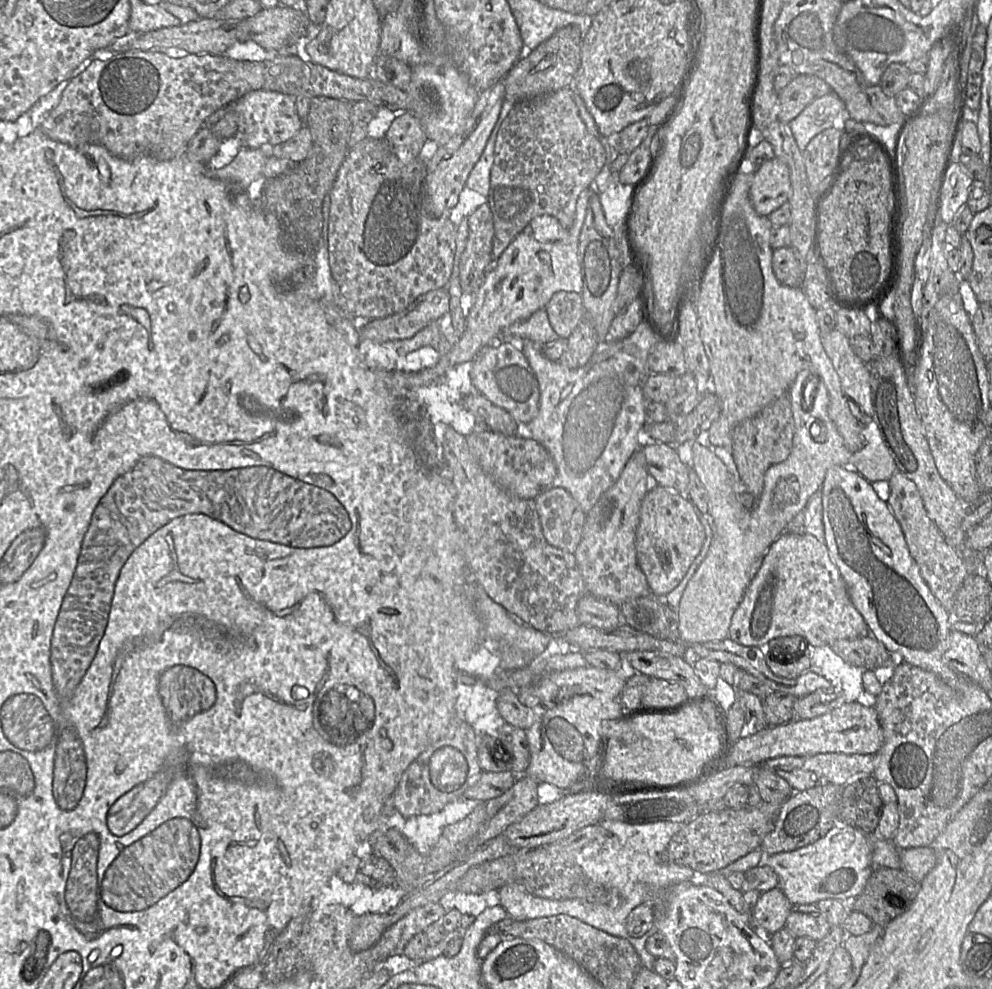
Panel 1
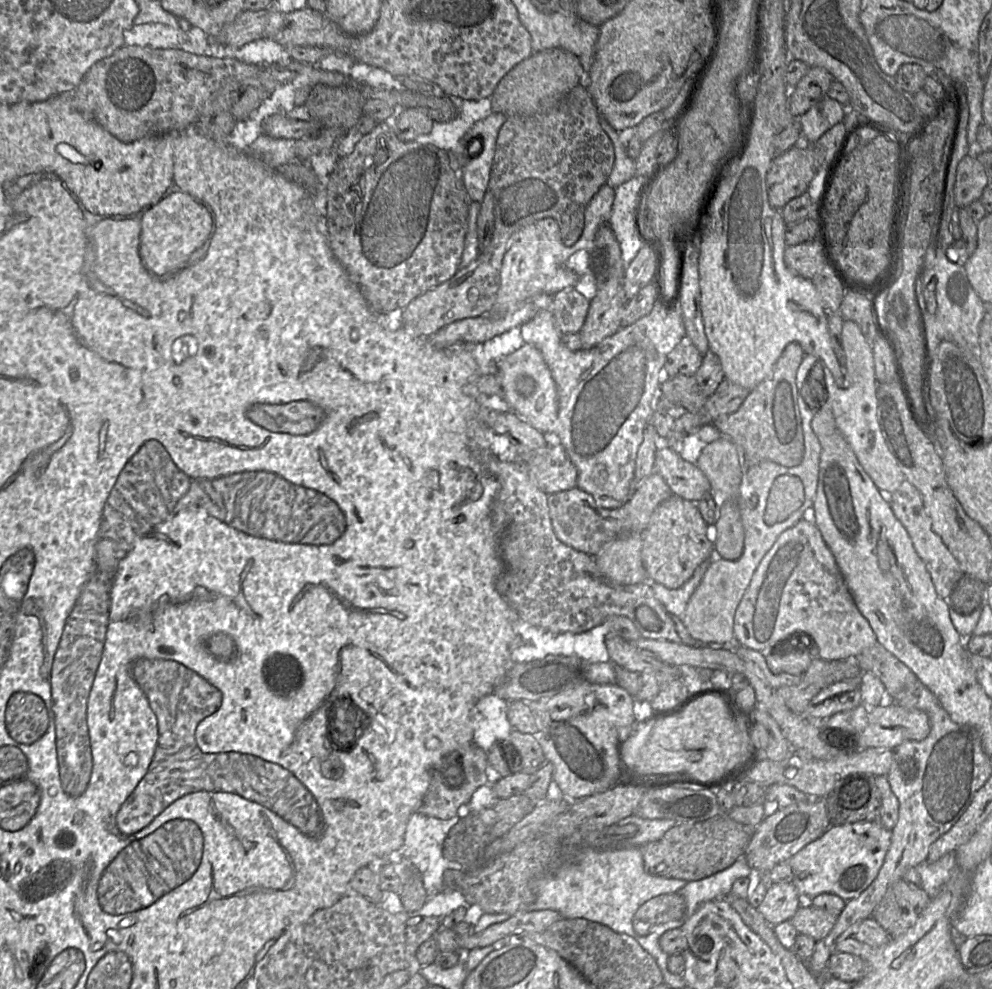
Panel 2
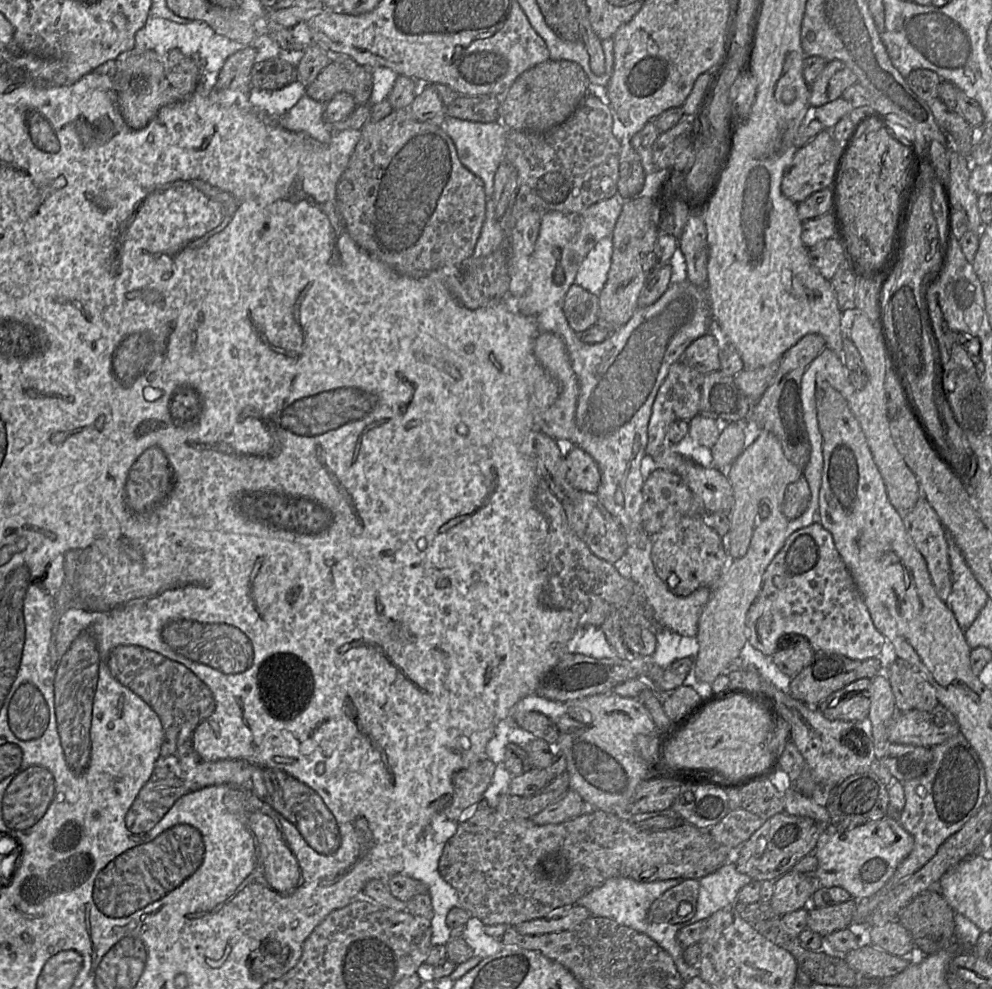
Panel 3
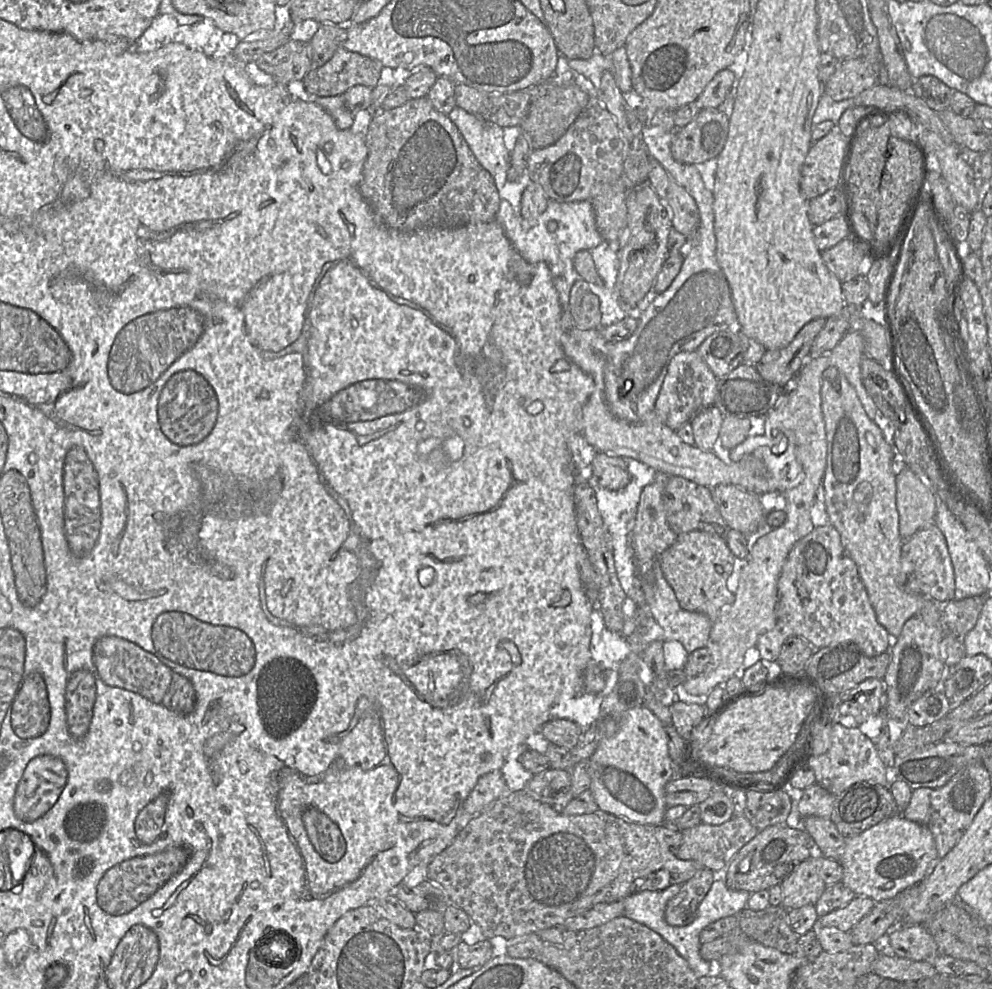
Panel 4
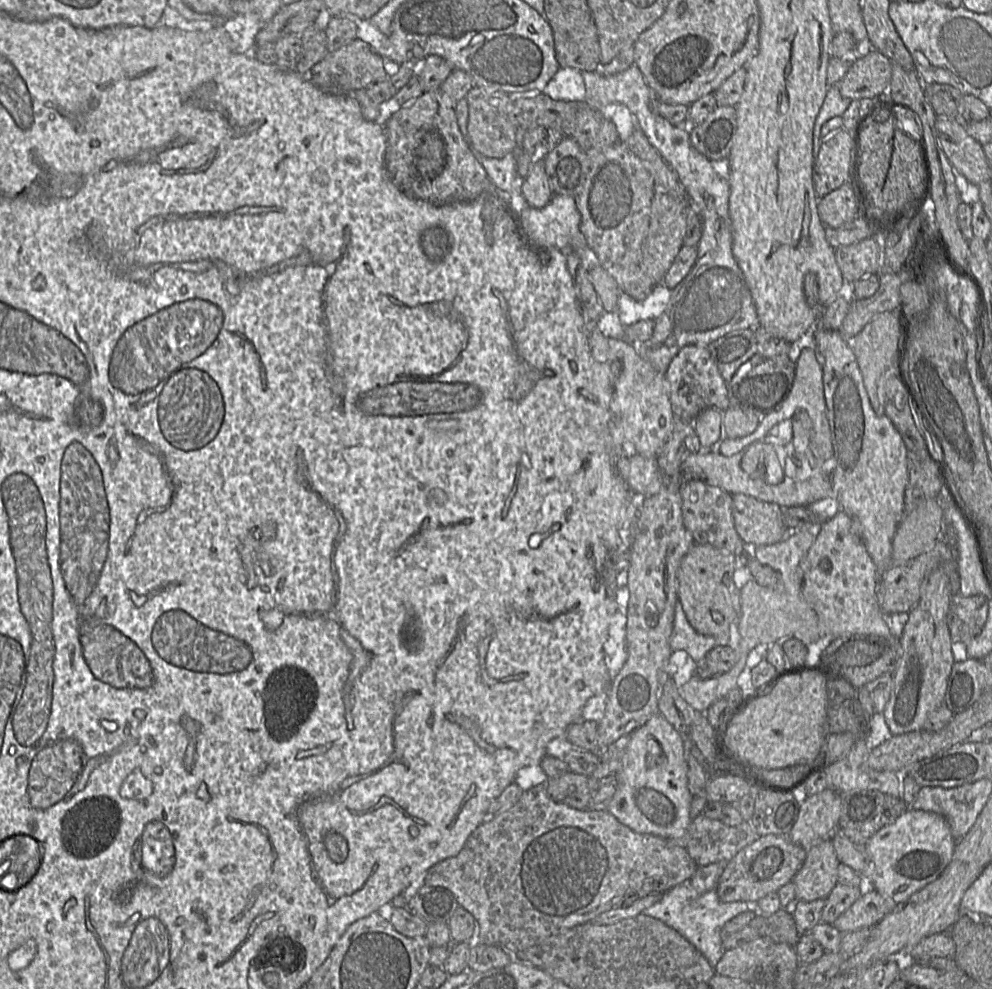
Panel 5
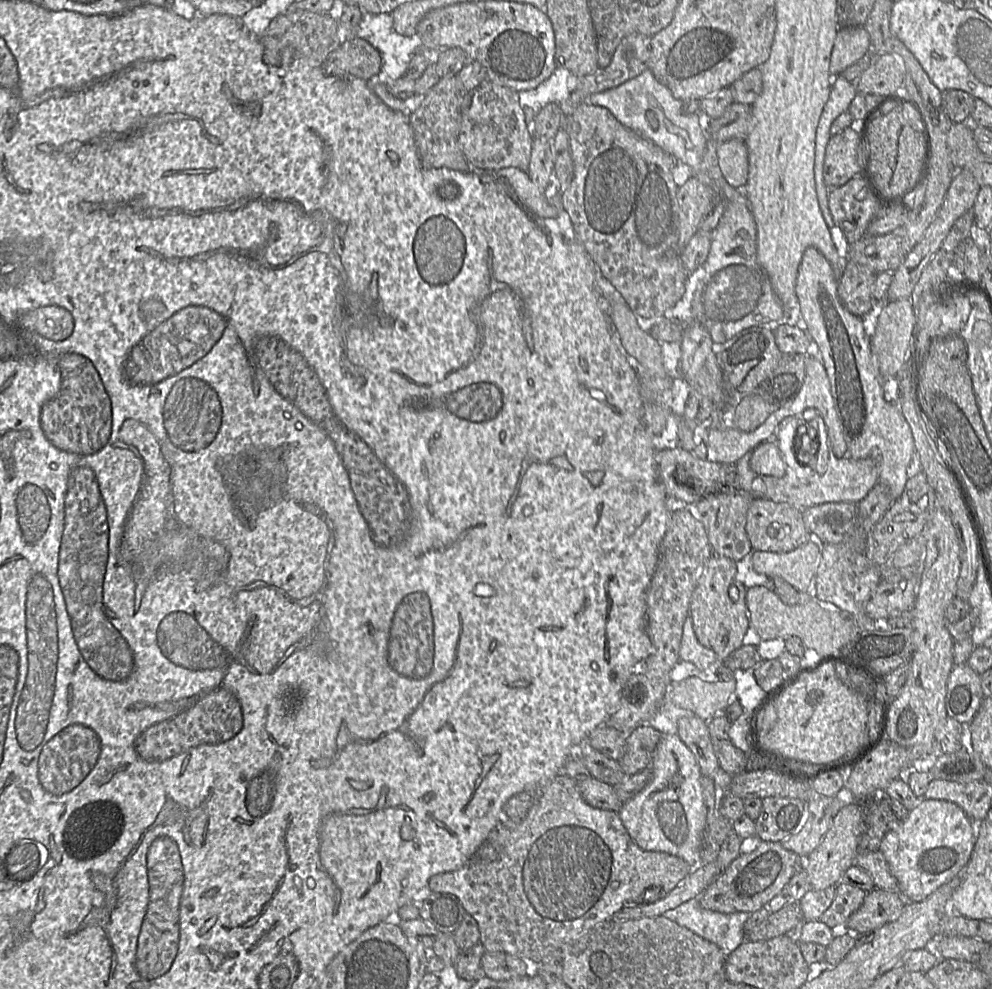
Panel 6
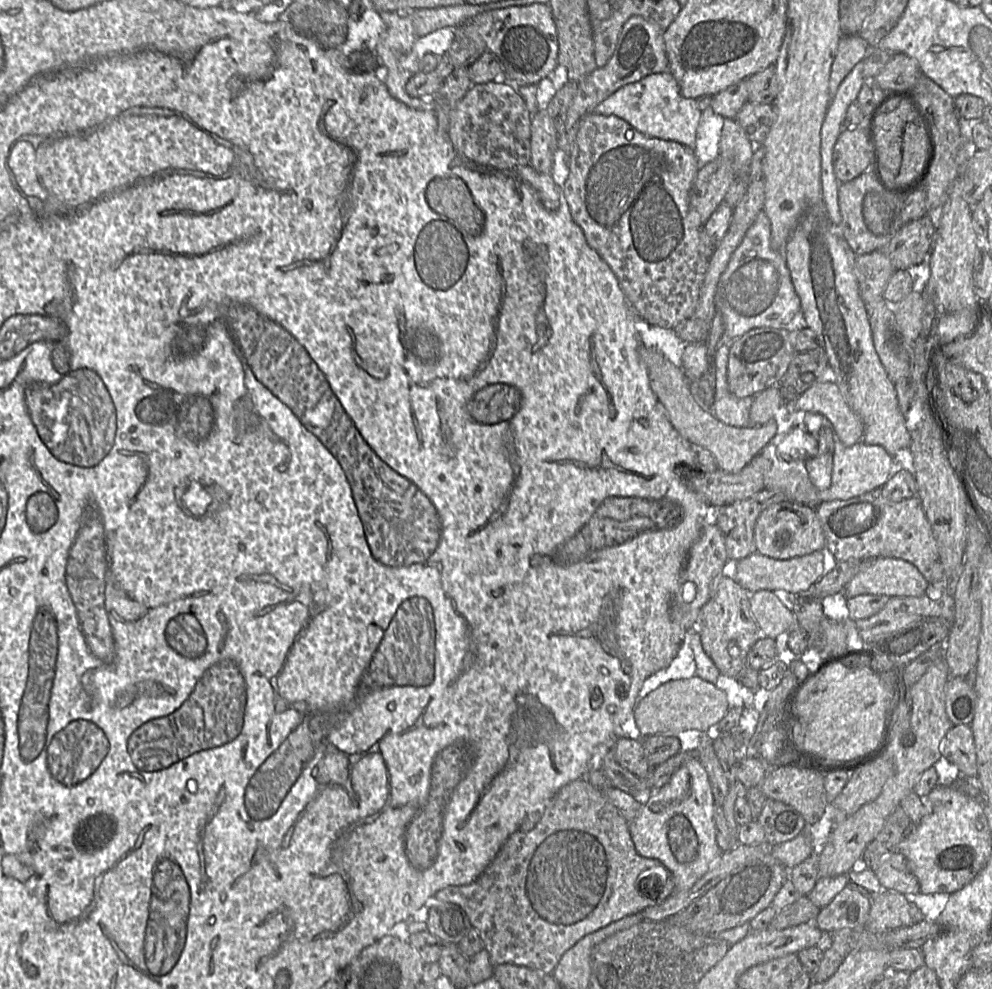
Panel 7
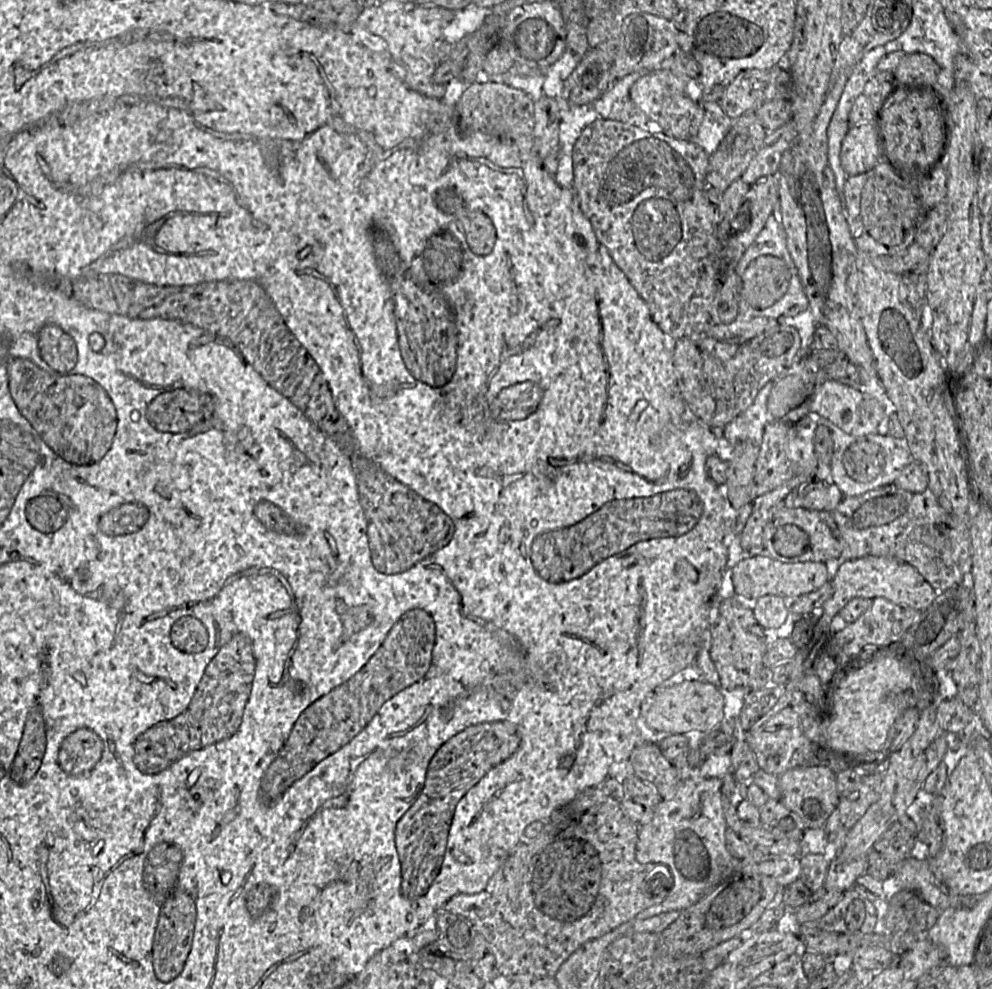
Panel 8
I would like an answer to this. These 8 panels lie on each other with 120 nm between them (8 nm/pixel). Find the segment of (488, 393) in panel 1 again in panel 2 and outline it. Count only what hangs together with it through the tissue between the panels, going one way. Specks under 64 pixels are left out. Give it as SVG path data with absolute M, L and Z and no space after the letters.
M524 343L518 350L499 361L497 376L500 382L499 396L509 409L537 430L552 433L558 418L558 394L541 352L534 345Z

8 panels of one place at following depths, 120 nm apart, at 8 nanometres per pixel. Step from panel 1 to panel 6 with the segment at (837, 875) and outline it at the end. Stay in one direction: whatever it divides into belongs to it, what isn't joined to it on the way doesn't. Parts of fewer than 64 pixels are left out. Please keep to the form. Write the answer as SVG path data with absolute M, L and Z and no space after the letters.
M923 799L909 812L902 826L884 836L879 851L897 879L903 896L910 901L919 902L968 864L976 840L976 824L958 805L945 800Z

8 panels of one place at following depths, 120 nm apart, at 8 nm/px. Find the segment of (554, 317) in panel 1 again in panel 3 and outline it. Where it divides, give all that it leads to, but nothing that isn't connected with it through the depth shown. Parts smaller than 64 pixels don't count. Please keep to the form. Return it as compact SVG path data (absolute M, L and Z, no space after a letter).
M572 284L566 293L563 310L570 327L580 333L597 324L599 298Z

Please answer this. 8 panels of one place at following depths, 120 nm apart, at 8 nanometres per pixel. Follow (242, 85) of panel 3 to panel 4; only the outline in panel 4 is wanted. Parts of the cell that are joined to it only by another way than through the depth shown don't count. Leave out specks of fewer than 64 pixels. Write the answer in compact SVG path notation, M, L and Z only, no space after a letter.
M277 6L274 29L250 34L235 47L232 56L243 64L255 64L259 56L274 51L289 40L295 24L289 14L288 6Z

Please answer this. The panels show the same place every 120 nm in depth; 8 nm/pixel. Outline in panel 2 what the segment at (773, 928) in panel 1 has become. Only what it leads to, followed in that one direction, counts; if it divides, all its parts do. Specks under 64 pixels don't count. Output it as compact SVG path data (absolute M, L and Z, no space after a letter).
M793 883L767 885L767 892L756 908L770 925L790 920L799 908L799 893Z

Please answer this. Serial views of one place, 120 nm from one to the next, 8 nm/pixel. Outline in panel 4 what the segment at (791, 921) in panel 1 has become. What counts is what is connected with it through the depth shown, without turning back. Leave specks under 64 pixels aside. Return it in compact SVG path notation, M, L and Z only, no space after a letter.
M856 896L845 906L818 917L818 921L825 927L836 927L841 931L849 932L875 906L876 902L865 896Z

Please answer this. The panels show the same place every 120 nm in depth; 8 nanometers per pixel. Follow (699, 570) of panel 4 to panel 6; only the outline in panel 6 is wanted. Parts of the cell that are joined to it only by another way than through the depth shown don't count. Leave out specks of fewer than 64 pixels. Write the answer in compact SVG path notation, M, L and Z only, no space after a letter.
M713 554L705 563L690 599L689 612L699 643L713 650L719 661L743 645L743 637L749 628L746 591L736 579L736 564L726 557Z

